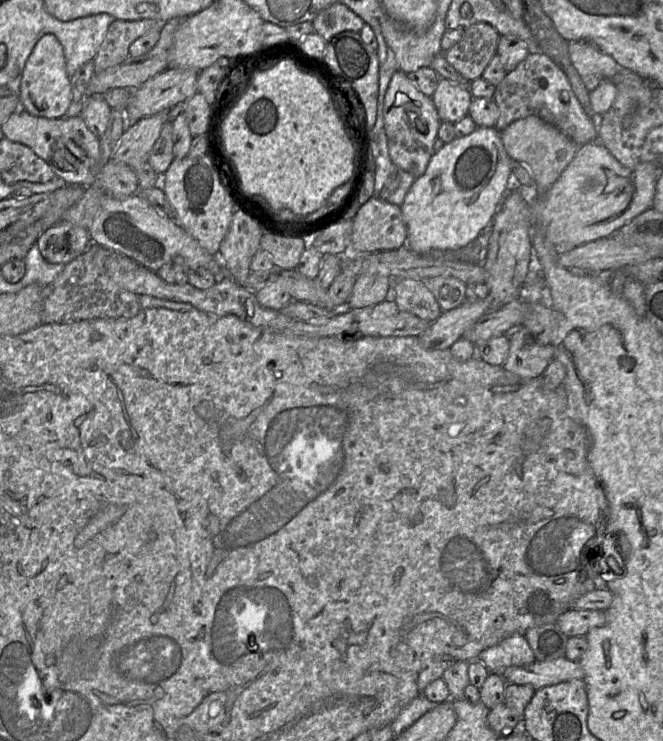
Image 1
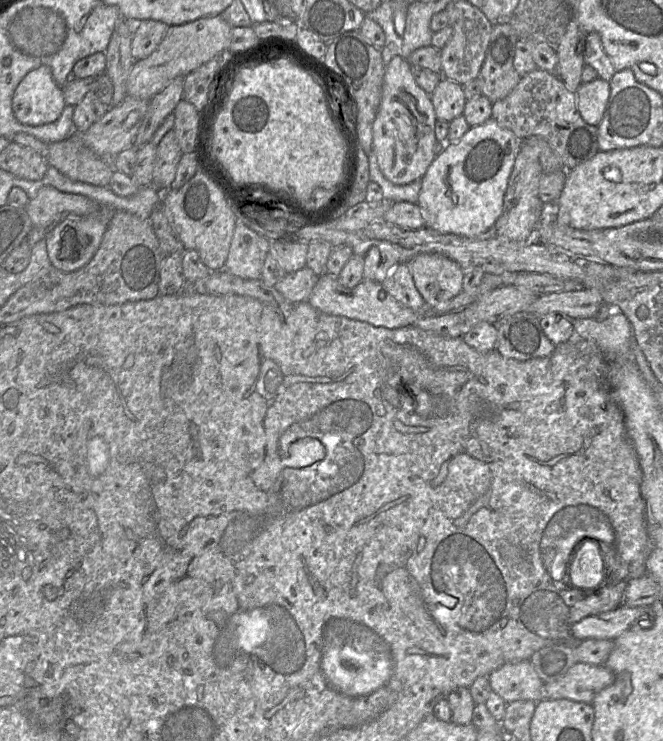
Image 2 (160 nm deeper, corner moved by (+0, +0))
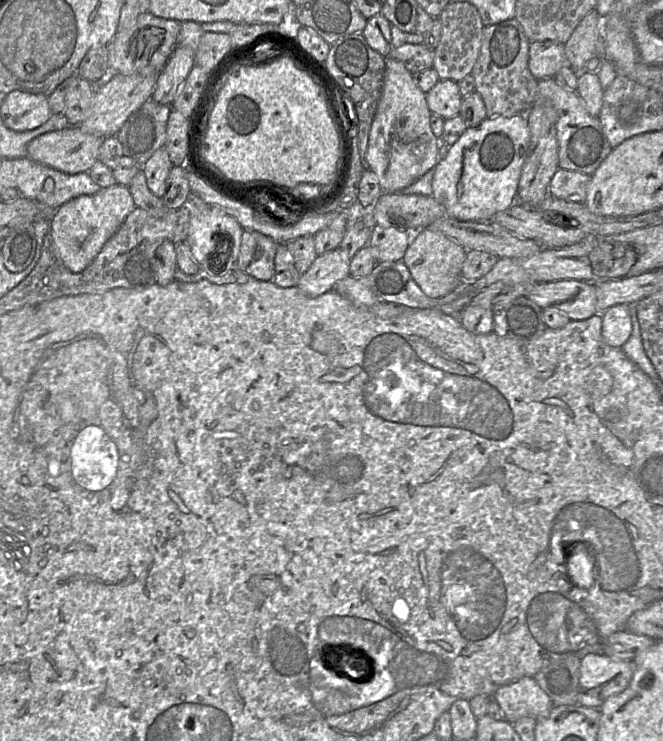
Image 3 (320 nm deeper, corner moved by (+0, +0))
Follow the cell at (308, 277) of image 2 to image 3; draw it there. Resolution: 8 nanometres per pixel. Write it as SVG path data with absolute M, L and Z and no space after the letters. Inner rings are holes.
M339 247L335 250L317 256L310 268L301 275L298 288L308 297L318 297L333 290L336 282L350 276L351 259Z

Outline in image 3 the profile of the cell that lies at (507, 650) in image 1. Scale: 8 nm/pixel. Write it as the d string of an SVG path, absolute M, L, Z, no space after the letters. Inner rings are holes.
M523 677L499 687L493 699L511 724L522 717L544 717L554 706L533 677Z

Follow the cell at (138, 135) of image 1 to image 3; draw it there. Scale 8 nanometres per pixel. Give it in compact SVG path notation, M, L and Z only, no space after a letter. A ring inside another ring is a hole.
M176 46L157 75L157 83L151 98L159 104L172 105L195 64L195 49L189 46Z

